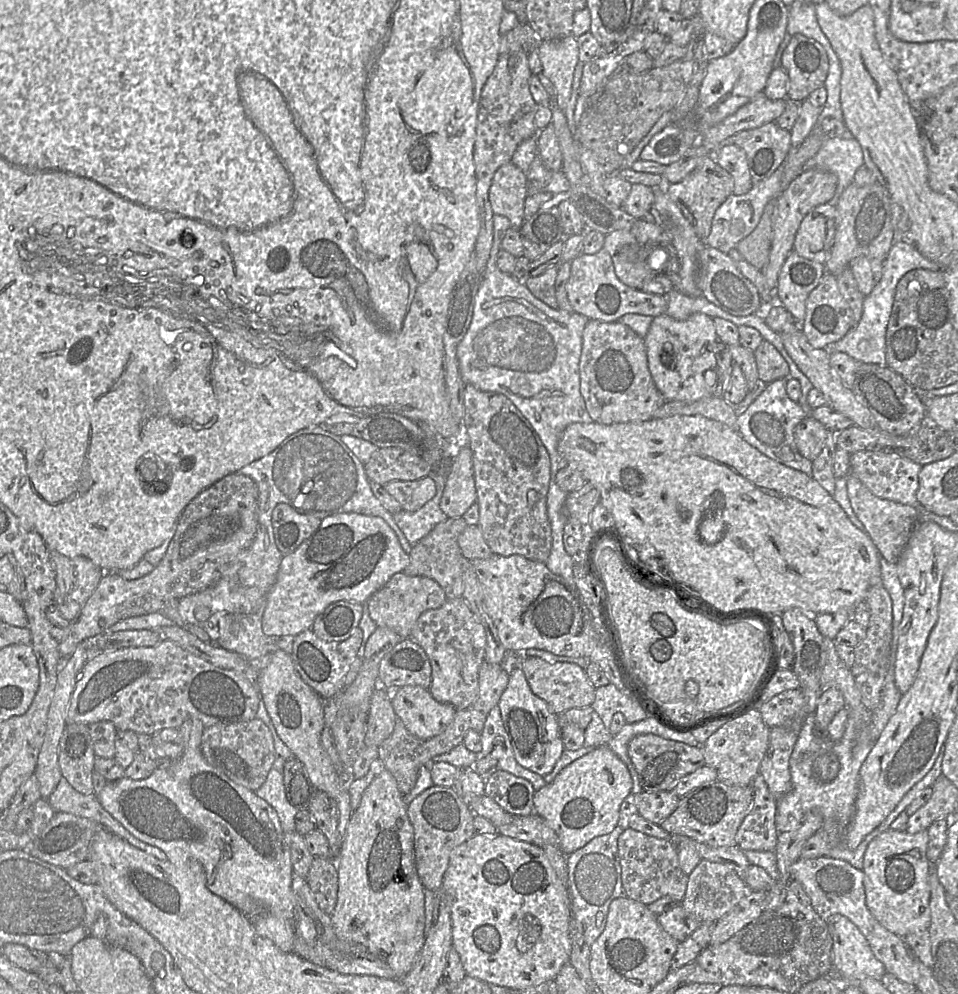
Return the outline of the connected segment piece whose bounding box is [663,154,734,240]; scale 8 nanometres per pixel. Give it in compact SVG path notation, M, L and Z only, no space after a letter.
M712 154L701 160L681 181L664 184L663 186L668 197L681 210L698 237L705 240L710 233L715 211L733 193L734 181L732 176L718 164L714 154Z

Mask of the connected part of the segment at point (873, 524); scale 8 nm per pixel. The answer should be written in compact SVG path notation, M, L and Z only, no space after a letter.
M849 473L846 477L848 497L852 510L860 523L860 529L872 540L881 560L896 564L915 526L921 521L921 508L876 497L856 476Z

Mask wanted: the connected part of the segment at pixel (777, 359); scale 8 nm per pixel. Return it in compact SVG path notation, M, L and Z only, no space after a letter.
M762 341L753 353L761 381L770 383L789 375L788 363L774 345L768 341Z

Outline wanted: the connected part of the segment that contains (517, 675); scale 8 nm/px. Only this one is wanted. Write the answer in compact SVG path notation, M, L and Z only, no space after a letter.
M521 669L509 673L508 684L497 706L514 759L522 767L542 776L550 774L564 752L558 715L530 689Z

